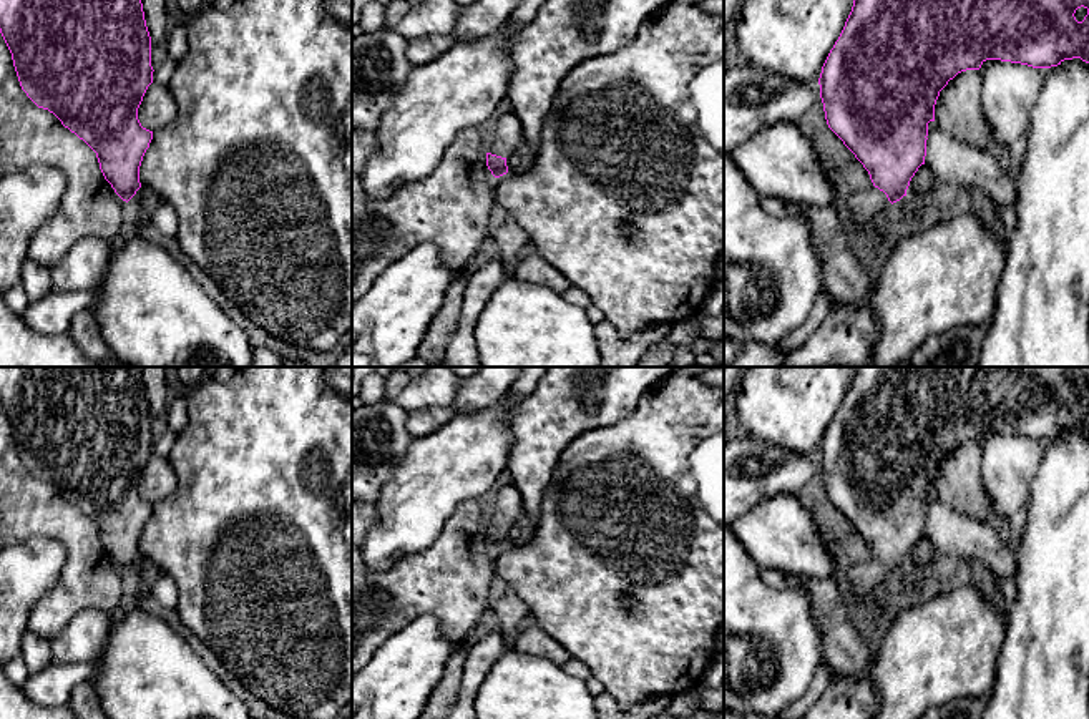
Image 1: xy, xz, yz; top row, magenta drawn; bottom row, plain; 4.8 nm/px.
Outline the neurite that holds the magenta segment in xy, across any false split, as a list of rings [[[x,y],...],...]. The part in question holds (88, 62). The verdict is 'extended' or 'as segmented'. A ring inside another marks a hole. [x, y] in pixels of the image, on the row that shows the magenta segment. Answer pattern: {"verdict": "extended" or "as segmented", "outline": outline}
{"verdict": "as segmented", "outline": [[[0,0],[0,33],[27,96],[53,113],[96,153],[105,179],[128,203],[141,188],[139,166],[153,139],[153,131],[138,120],[138,108],[154,71],[141,0]]]}

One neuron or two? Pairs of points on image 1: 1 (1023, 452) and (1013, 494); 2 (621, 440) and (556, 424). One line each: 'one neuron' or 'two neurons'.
1: one neuron
2: two neurons

